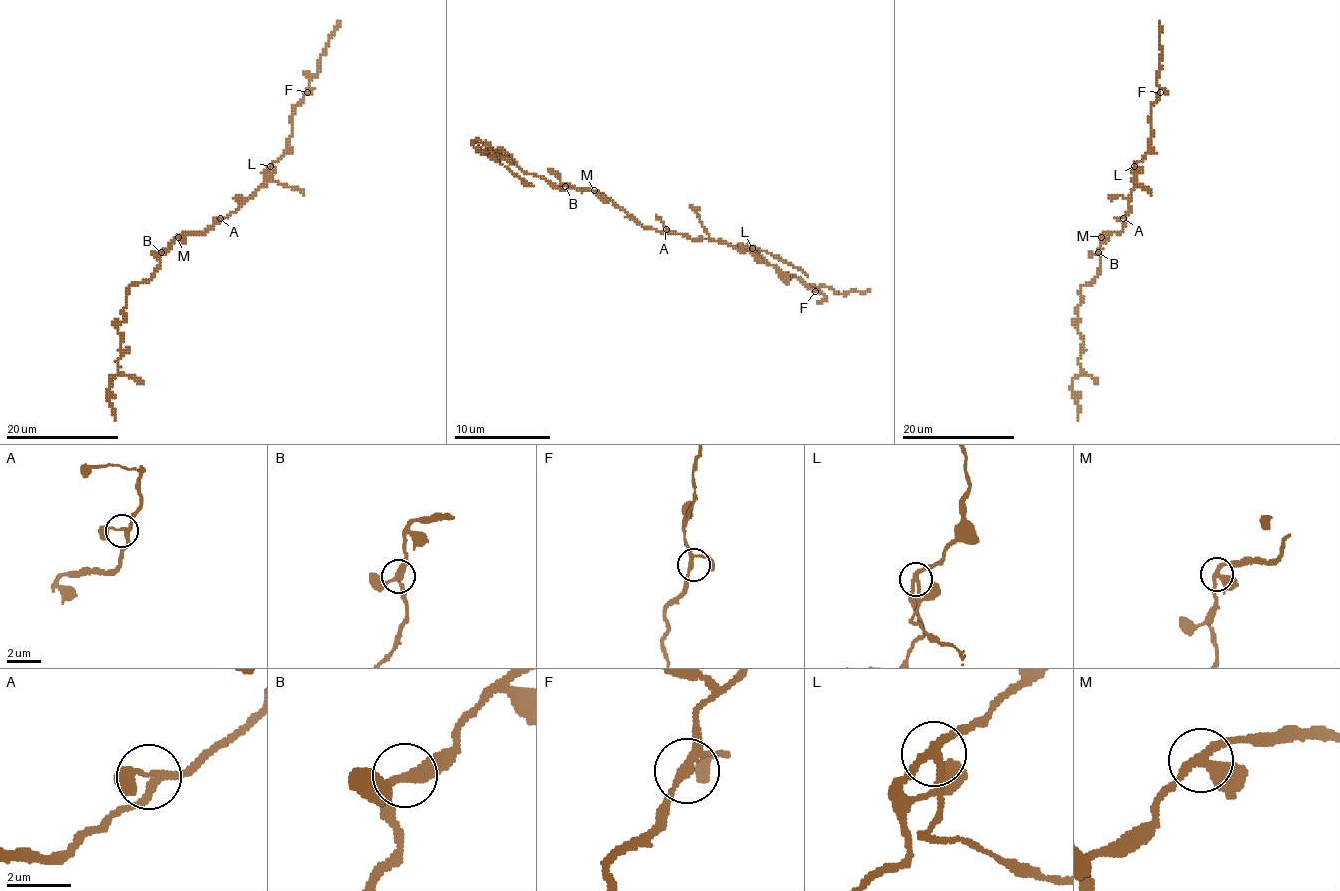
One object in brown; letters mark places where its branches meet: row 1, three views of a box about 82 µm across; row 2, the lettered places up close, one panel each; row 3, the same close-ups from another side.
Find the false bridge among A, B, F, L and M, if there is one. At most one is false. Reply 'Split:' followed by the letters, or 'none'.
Split: L

